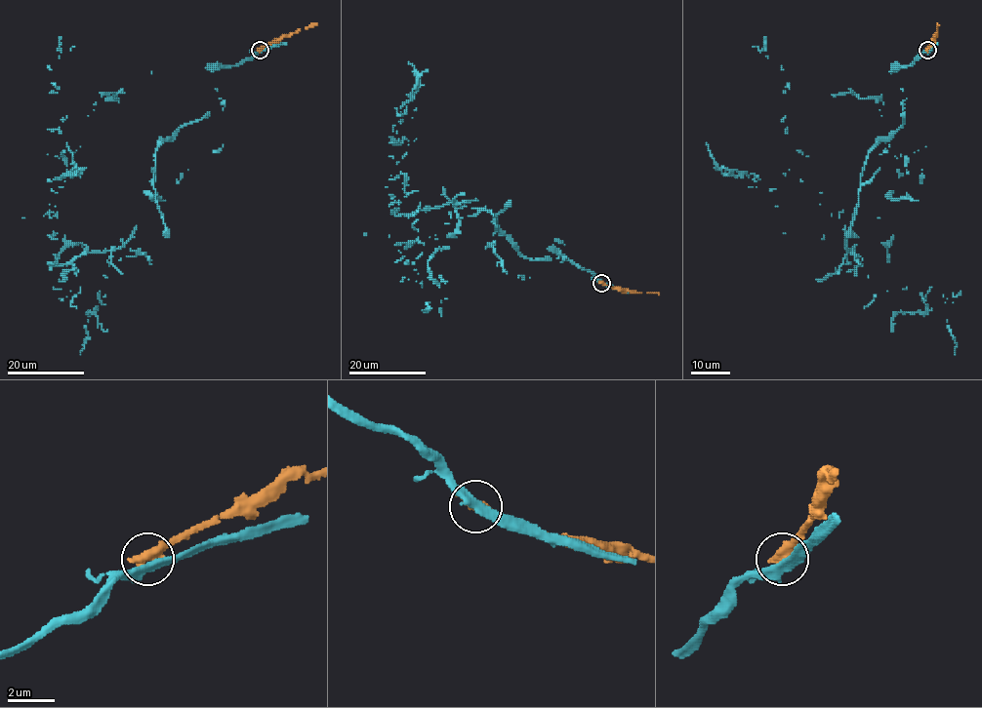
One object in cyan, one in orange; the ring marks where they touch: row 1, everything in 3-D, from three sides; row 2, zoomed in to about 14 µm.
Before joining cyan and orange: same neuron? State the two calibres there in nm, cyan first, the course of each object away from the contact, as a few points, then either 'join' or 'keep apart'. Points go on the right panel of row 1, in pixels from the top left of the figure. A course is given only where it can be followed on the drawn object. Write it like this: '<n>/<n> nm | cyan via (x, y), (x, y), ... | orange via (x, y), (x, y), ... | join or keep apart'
360/550 nm | cyan via (927, 50), (897, 68), (903, 124), (861, 176), (855, 266), (853, 231), (800, 180), (782, 66), (753, 47) | orange via (927, 50), (933, 43), (938, 23) | keep apart

